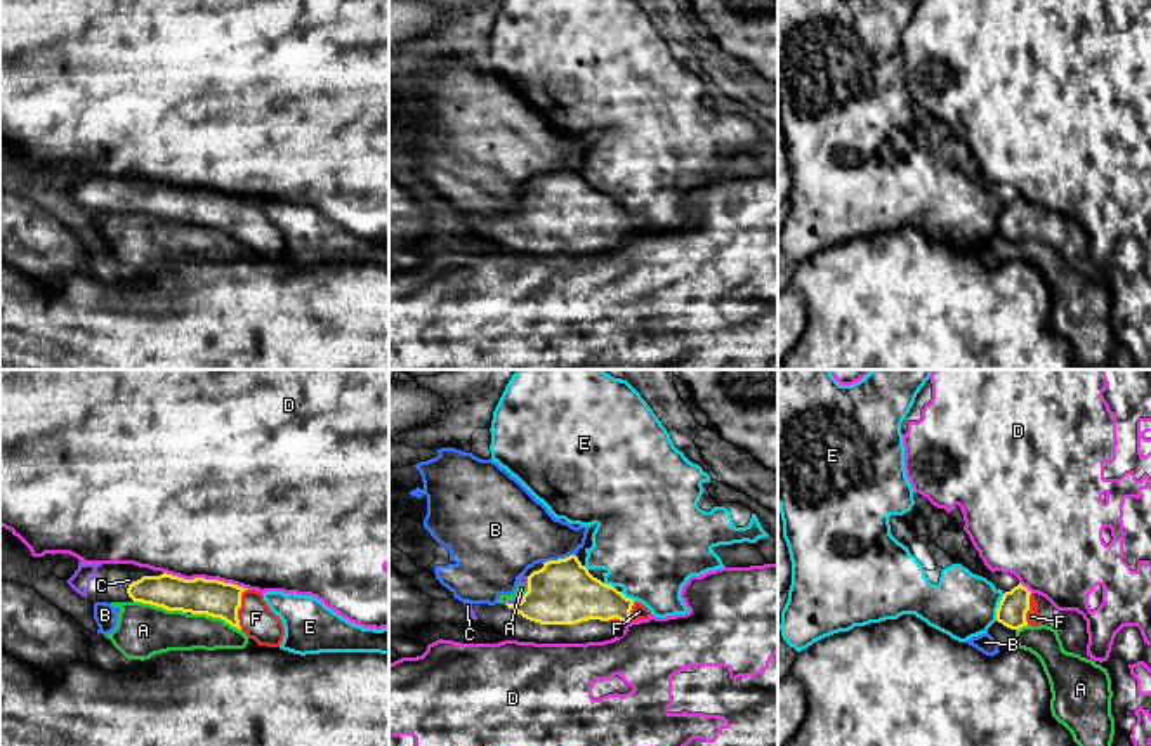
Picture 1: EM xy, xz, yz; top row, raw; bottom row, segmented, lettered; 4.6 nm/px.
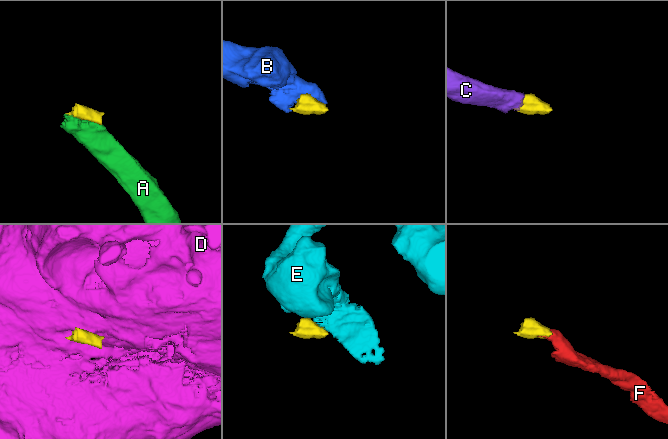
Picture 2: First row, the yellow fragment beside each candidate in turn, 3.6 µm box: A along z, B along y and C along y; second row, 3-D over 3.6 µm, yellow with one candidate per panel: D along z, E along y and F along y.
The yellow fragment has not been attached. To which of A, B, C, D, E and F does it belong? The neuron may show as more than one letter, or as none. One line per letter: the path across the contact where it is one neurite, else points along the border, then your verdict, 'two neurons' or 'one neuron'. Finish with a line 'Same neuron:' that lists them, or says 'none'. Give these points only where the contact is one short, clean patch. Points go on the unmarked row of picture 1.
A: two neurons
B: border along xz (575, 165), (542, 174); two neurons
C: runs through xz (563, 203), (545, 214), (518, 214), (518, 210); one neuron
D: two neurons
E: border along yz (1004, 205), (995, 231); two neurons
F: runs through xy (212, 209), (238, 219), (256, 229); one neuron
Same neuron: C, F

